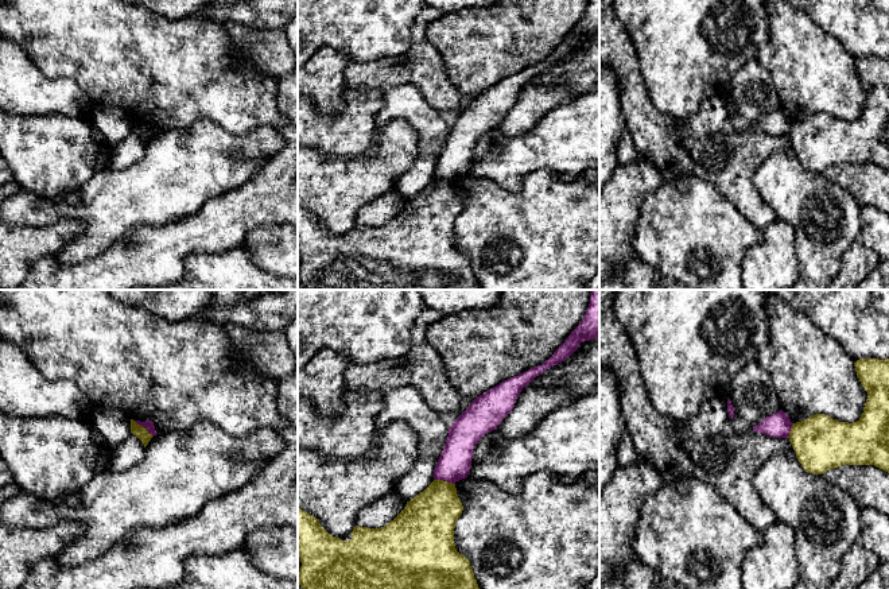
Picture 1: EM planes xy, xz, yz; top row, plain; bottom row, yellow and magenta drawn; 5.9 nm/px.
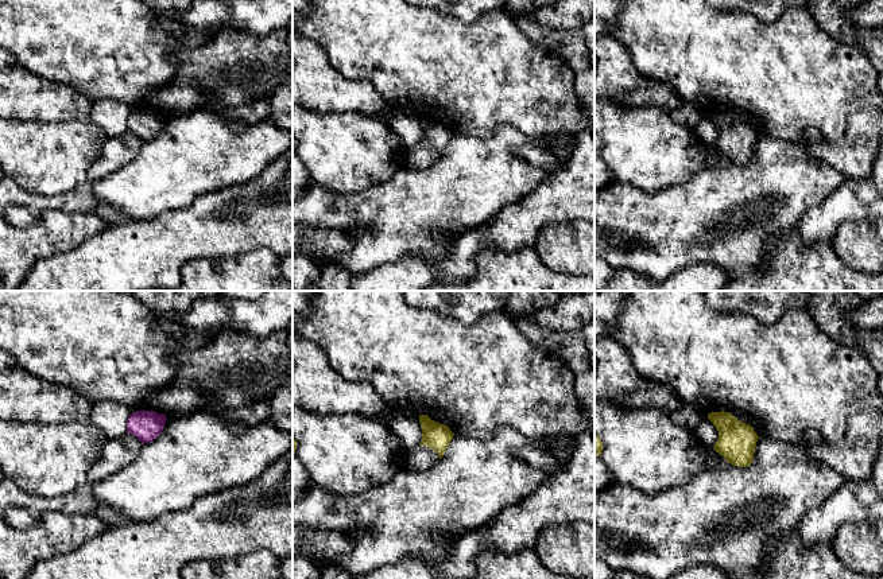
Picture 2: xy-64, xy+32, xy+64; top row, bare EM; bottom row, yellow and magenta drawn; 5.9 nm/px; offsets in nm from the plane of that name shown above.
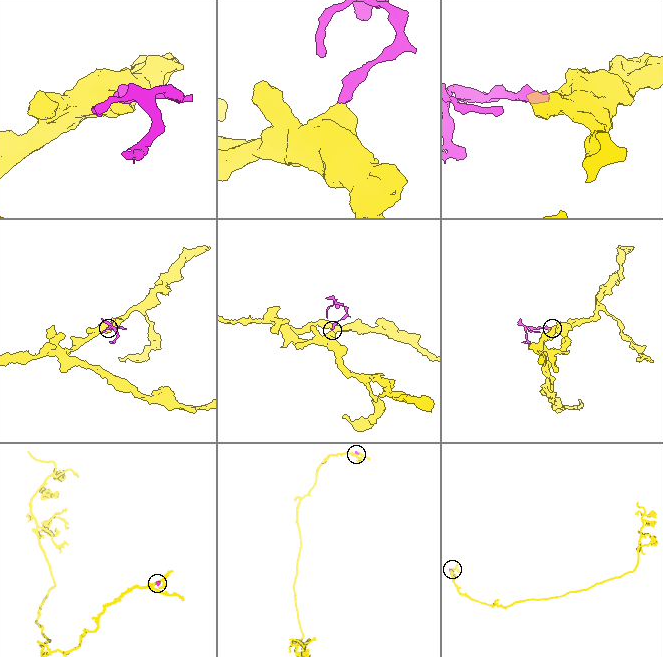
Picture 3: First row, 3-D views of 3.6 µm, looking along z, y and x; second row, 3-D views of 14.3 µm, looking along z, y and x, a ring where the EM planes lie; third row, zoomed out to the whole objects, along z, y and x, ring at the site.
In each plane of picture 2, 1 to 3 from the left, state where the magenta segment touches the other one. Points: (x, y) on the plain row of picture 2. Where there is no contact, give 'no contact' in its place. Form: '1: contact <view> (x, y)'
1: no contact
2: no contact
3: no contact

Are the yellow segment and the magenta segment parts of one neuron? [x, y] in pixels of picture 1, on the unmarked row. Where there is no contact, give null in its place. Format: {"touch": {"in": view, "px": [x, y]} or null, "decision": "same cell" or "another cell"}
{"touch": {"in": "xy", "px": [142, 124]}, "decision": "another cell"}

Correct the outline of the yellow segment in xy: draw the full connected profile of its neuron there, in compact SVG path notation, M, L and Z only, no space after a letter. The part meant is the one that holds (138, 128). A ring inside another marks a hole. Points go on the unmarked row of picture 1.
M131 117L131 131L133 133L136 133L141 139L141 142L144 143L144 146L148 143L148 140L154 135L152 132L148 131L147 127L144 127L140 123L137 123L133 117Z

